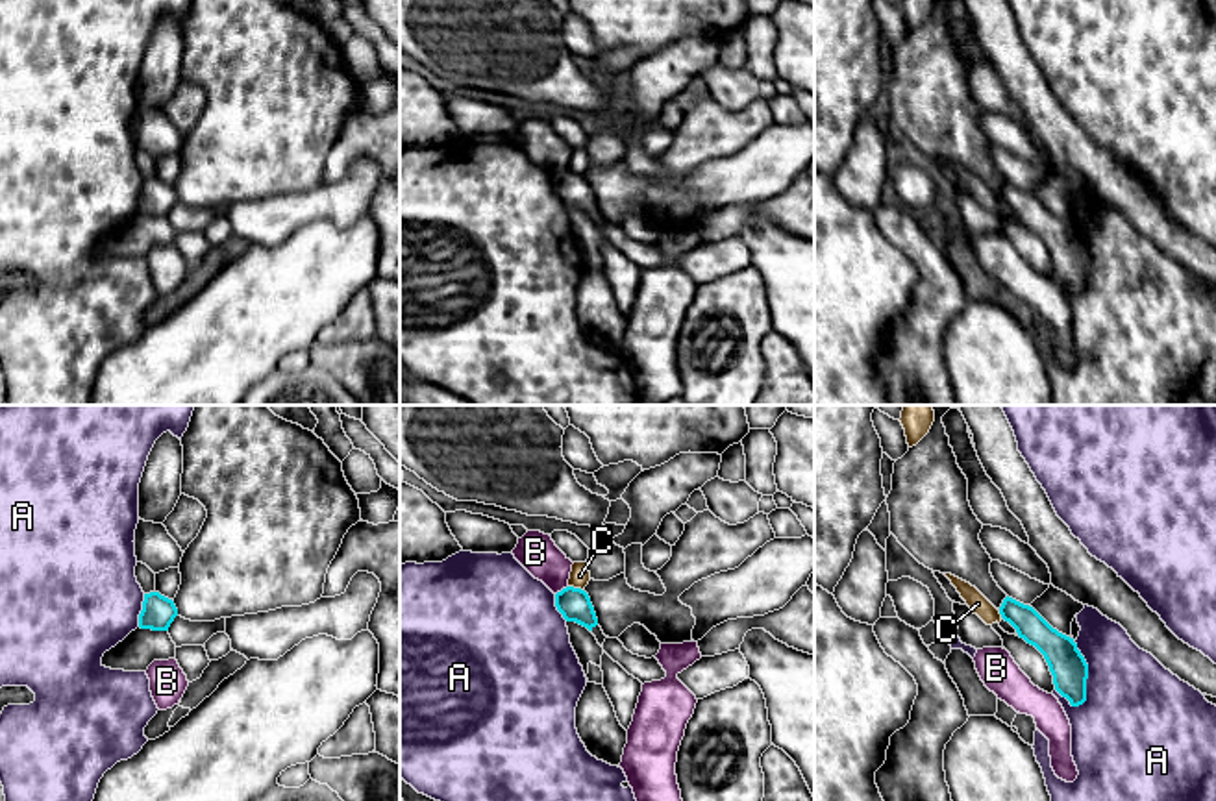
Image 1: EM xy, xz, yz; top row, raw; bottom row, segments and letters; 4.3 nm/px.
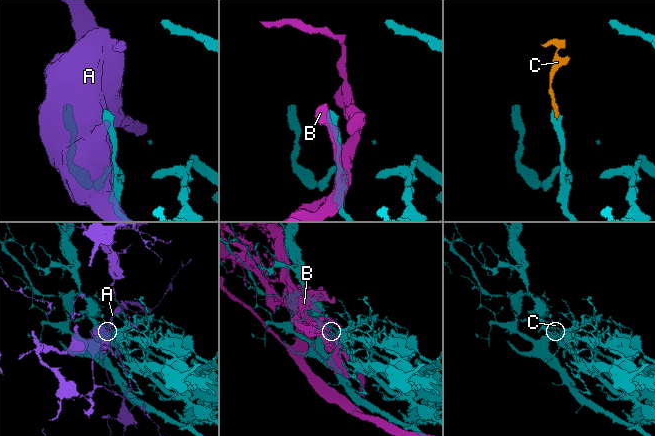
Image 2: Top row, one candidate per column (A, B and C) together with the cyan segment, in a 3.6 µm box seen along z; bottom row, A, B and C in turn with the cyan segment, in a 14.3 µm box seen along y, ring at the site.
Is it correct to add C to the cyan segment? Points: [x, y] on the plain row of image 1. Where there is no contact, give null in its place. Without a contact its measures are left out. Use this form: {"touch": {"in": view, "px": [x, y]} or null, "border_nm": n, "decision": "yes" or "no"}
{"touch": {"in": "xz", "px": [576, 174]}, "border_nm": 80, "decision": "no"}

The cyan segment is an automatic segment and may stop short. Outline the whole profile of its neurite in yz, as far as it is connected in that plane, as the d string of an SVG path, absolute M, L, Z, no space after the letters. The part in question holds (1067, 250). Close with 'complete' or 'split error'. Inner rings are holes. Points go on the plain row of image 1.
M1005 183L999 200L1020 224L1035 231L1046 244L1055 276L1079 292L1086 287L1088 250L1073 224L1053 215L1033 192Z; complete

